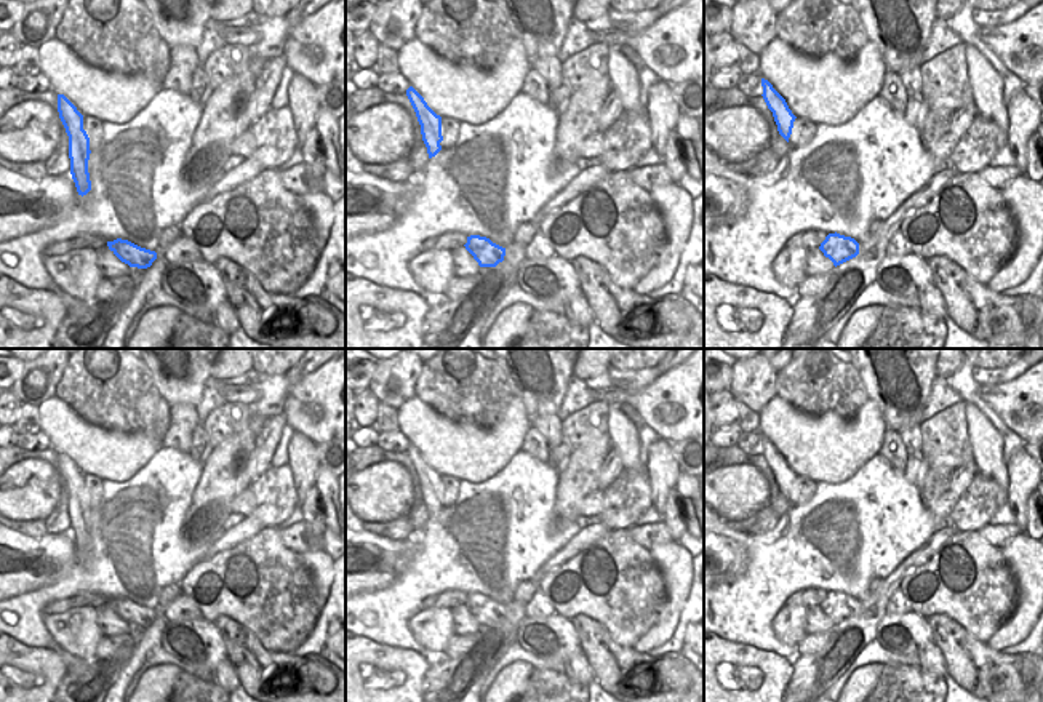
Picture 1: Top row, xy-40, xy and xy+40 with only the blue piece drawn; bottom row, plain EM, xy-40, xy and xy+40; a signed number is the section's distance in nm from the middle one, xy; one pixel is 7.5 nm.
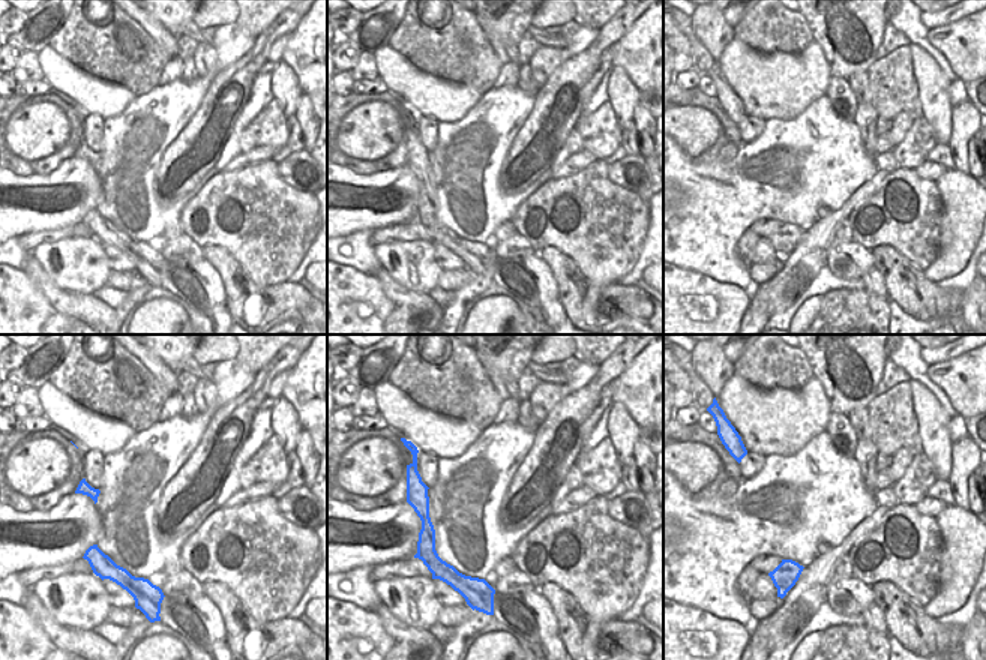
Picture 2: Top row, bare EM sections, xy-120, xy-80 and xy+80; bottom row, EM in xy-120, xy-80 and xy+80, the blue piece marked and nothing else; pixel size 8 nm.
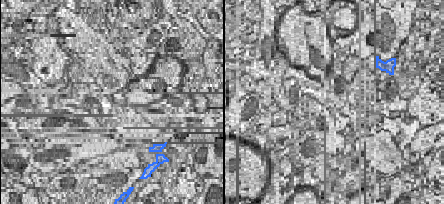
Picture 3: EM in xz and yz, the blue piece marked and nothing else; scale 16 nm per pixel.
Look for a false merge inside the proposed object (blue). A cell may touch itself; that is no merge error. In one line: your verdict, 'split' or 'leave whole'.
split

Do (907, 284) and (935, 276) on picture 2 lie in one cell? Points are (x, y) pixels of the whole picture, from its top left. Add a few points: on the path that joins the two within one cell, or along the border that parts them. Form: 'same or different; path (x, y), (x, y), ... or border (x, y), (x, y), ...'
different; border (922, 272), (937, 284)

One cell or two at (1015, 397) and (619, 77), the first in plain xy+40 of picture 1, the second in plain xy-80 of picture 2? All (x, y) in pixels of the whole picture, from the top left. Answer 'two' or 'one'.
two

